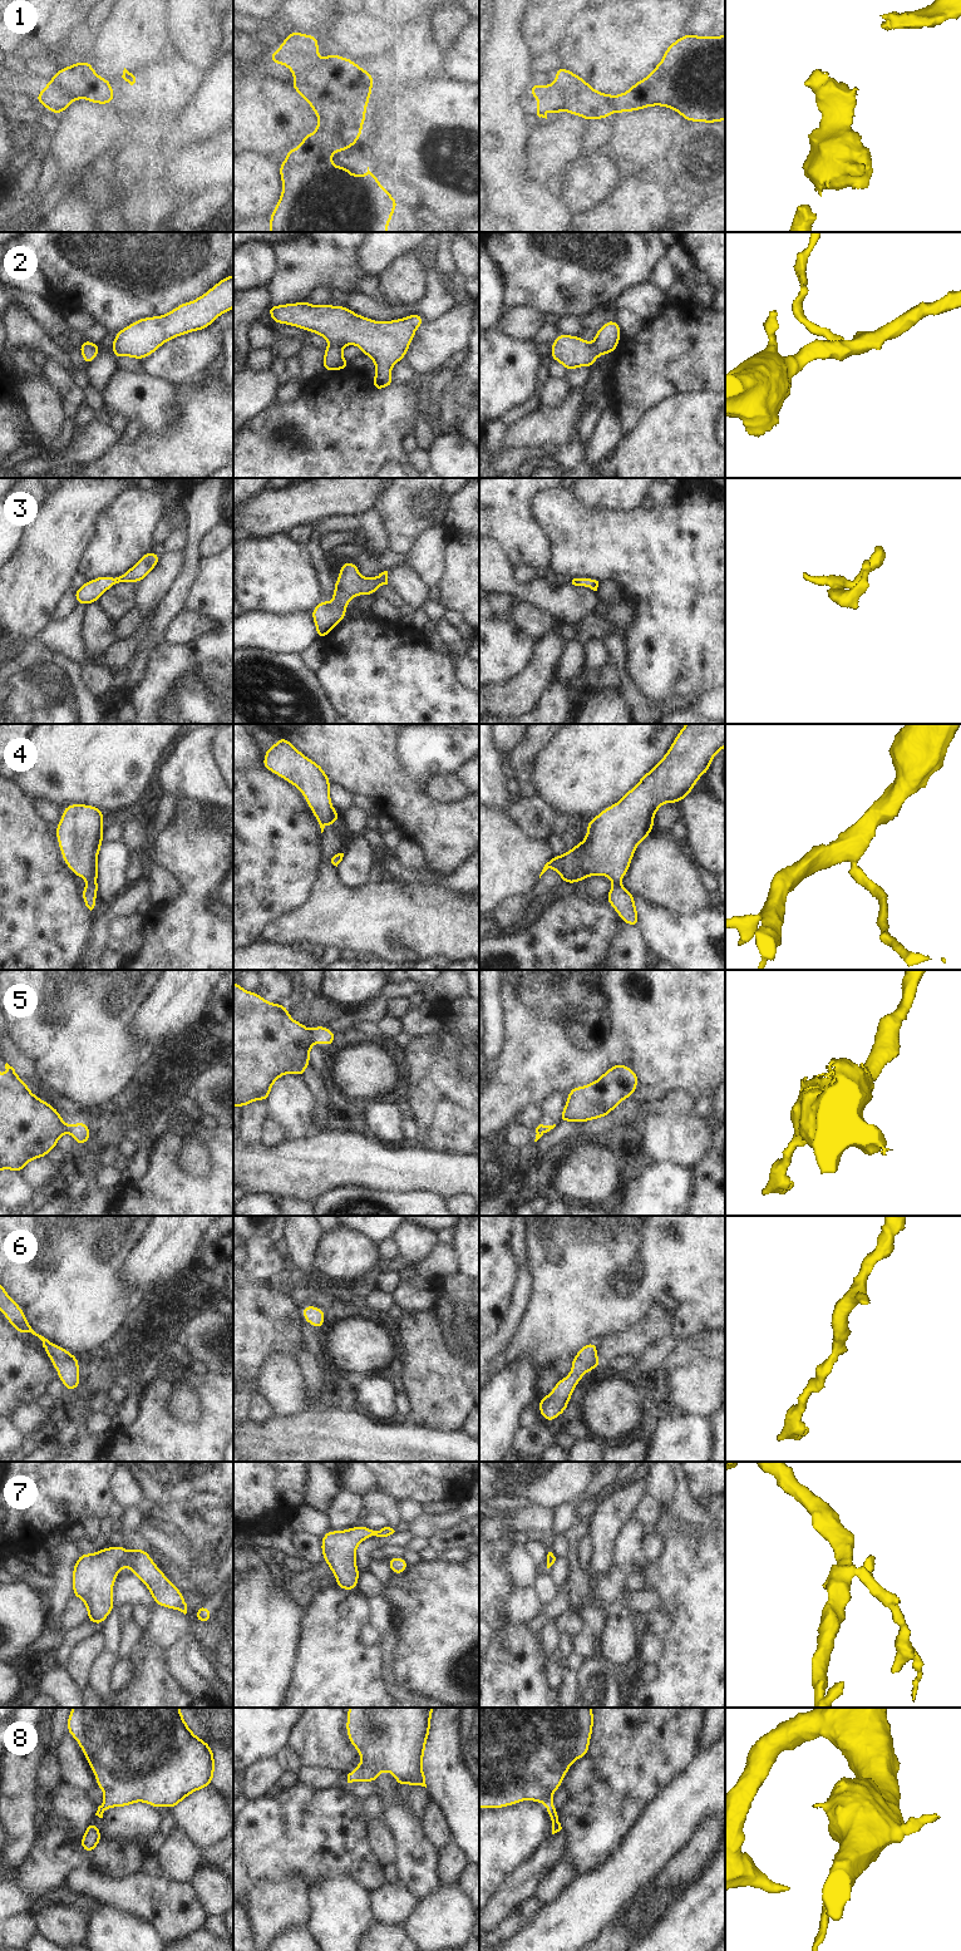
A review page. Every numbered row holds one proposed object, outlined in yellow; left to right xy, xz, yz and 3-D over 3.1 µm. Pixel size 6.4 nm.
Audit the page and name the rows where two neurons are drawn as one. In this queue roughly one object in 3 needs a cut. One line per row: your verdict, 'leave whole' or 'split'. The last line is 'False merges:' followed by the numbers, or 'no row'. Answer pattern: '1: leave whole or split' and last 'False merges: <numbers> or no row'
1: split
2: leave whole
3: leave whole
4: leave whole
5: split
6: leave whole
7: leave whole
8: leave whole
False merges: 1, 5

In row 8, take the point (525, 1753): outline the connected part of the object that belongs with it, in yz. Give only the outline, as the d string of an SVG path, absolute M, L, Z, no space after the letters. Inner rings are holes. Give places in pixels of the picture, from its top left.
M479 1708L479 1809L501 1809L523 1800L539 1802L552 1822L552 1834L562 1829L552 1794L570 1767L588 1754L593 1730L592 1708Z

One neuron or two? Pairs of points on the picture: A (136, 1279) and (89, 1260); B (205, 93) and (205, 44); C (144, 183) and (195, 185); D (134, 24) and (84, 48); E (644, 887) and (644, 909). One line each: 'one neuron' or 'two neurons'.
A: two neurons
B: two neurons
C: two neurons
D: one neuron
E: two neurons

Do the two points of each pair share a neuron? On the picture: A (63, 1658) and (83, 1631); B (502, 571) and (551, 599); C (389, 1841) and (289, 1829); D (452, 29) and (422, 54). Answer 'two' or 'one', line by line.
A: one
B: one
C: two
D: one

